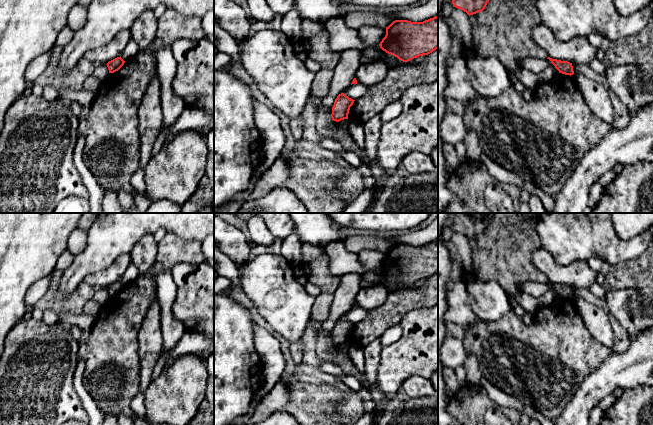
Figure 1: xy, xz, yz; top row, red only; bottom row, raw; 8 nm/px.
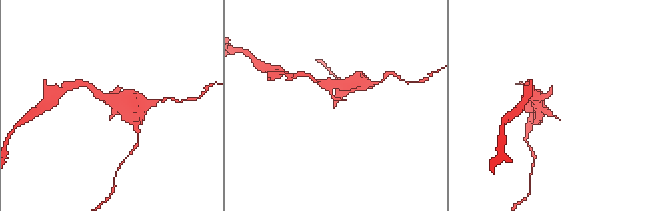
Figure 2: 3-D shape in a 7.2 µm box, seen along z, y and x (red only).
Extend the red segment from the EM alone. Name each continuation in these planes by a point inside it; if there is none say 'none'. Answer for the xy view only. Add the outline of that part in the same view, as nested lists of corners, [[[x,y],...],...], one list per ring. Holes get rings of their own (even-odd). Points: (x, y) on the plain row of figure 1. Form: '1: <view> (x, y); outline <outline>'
none

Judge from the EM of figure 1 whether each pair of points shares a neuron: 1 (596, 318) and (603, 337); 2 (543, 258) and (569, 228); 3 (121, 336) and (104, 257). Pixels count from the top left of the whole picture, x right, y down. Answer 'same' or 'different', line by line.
1: same
2: different
3: different

